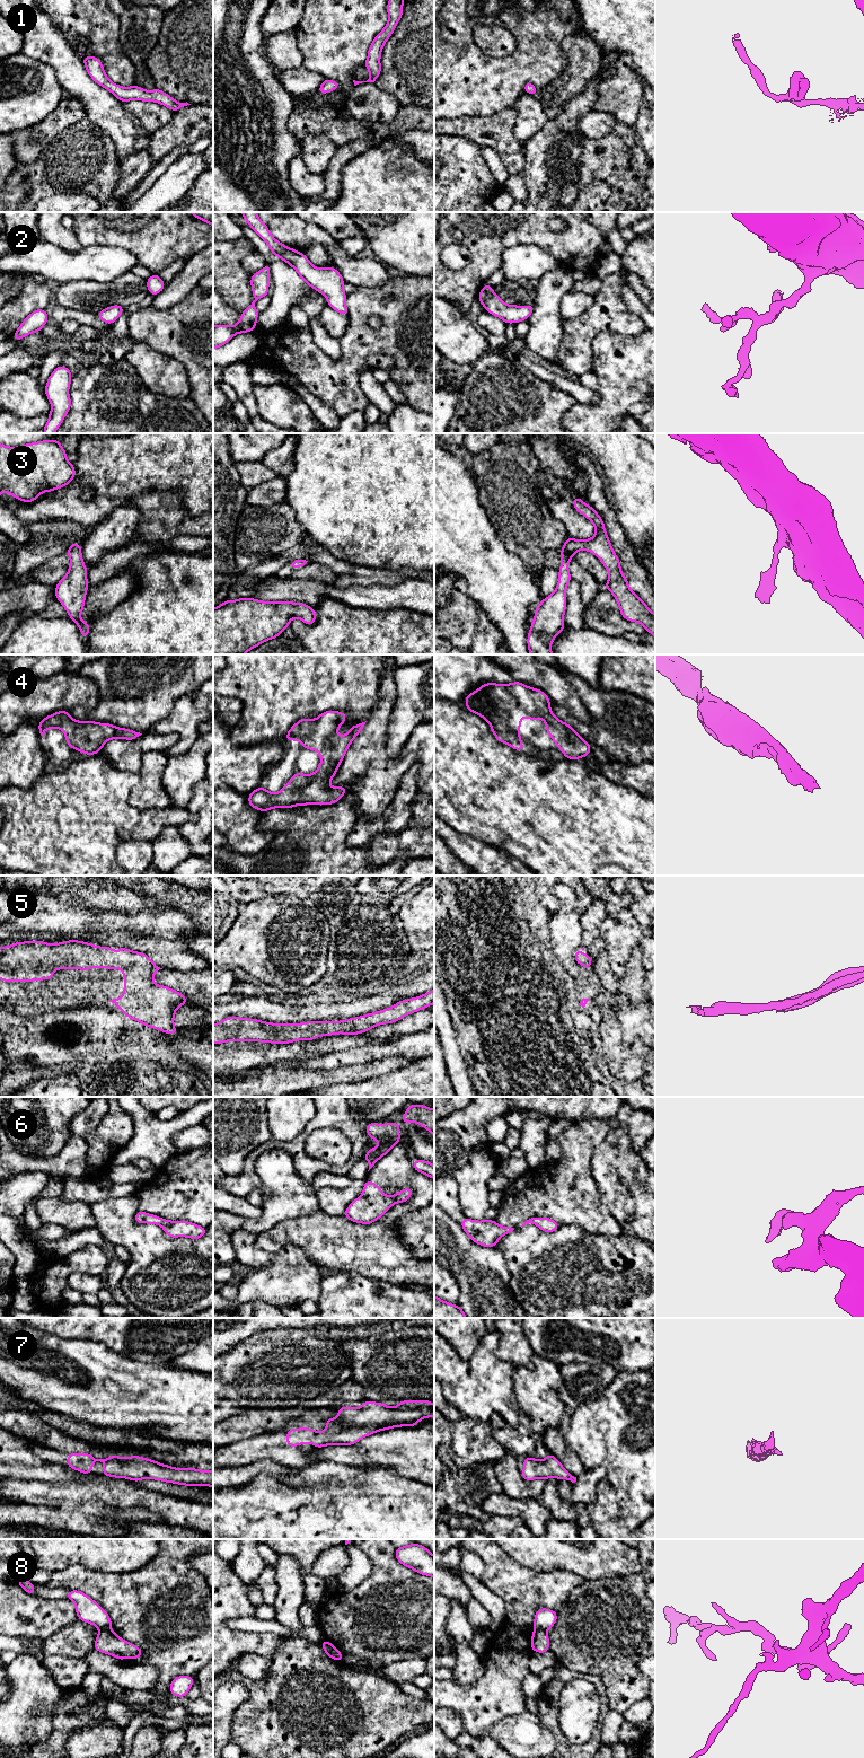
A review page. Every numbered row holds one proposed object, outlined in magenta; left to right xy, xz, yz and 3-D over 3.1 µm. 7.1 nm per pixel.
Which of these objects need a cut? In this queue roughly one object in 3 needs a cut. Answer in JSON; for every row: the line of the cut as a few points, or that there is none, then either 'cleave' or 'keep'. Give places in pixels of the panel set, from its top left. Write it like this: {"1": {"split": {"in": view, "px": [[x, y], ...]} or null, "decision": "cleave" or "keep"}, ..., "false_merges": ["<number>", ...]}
{"1": {"split": null, "decision": "keep"}, "2": {"split": null, "decision": "keep"}, "3": {"split": null, "decision": "keep"}, "4": {"split": null, "decision": "keep"}, "5": {"split": null, "decision": "keep"}, "6": {"split": null, "decision": "keep"}, "7": {"split": null, "decision": "keep"}, "8": {"split": {"in": "xy", "px": [[109, 1627], [99, 1631]]}, "decision": "cleave"}, "false_merges": ["8"]}

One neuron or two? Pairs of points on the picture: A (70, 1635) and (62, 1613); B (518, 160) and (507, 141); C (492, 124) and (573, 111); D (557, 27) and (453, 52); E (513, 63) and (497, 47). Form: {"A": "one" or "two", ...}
{"A": "two", "B": "one", "C": "two", "D": "one", "E": "two"}

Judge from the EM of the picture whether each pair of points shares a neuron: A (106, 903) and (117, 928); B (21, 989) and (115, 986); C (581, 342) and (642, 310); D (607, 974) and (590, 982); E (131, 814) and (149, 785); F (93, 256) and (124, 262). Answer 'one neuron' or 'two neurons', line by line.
A: two neurons
B: one neuron
C: two neurons
D: two neurons
E: two neurons
F: one neuron

